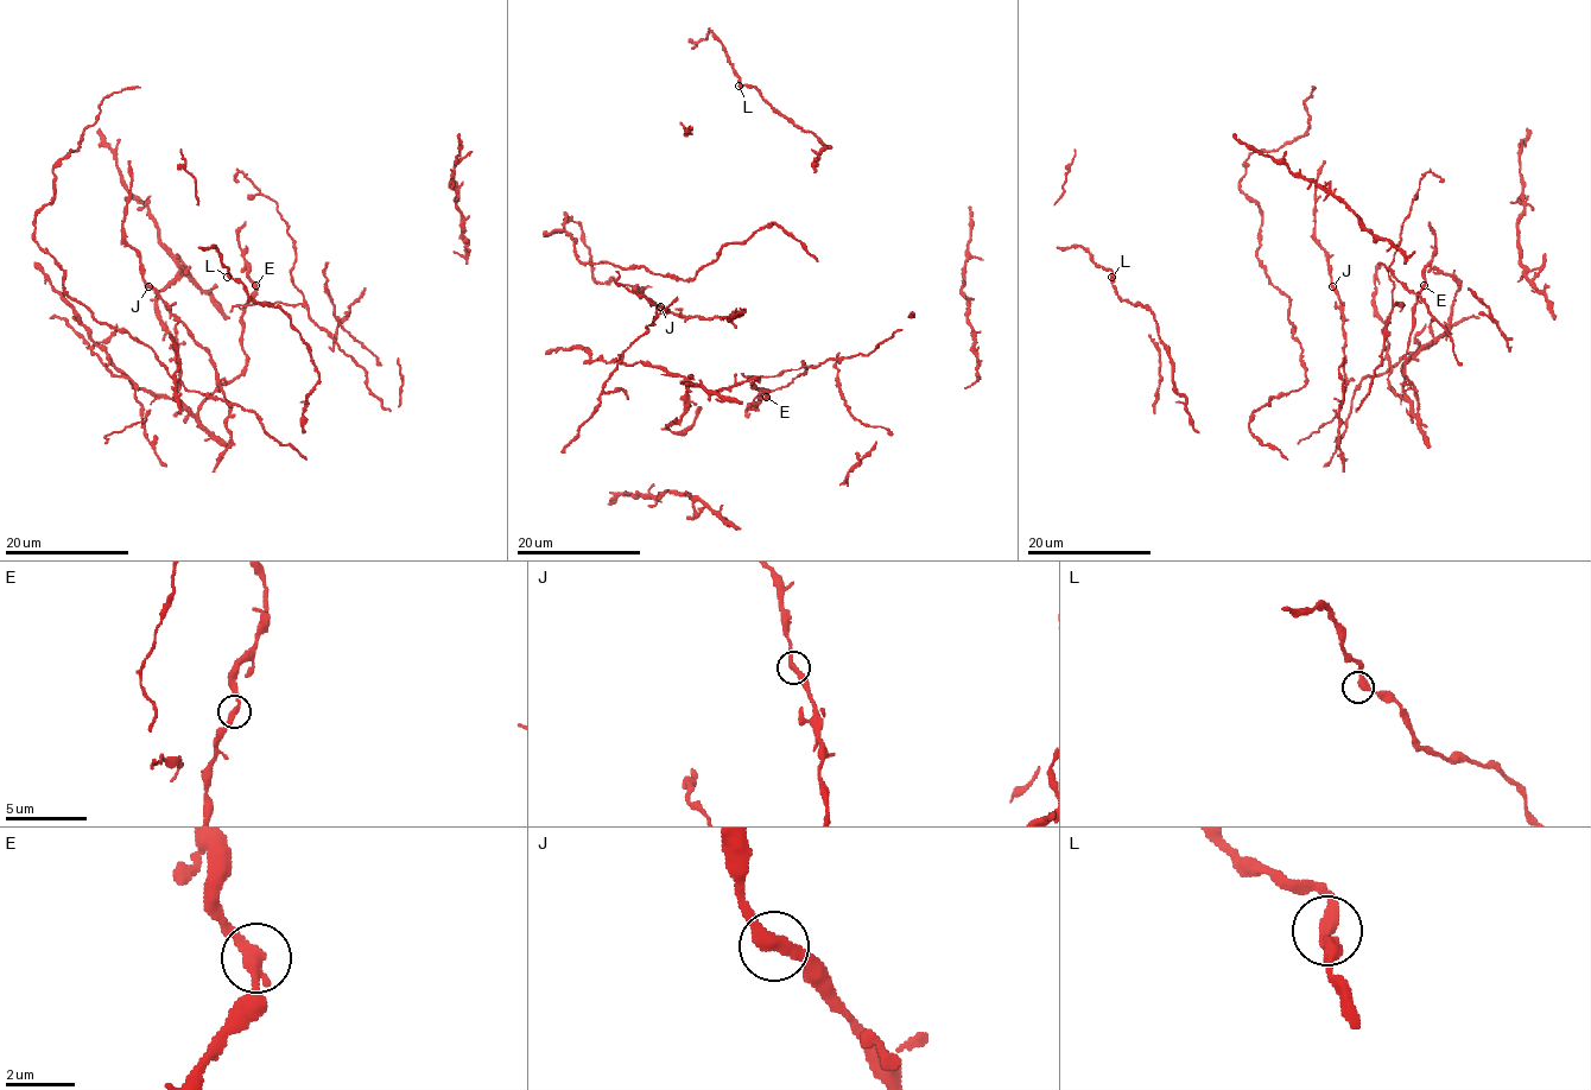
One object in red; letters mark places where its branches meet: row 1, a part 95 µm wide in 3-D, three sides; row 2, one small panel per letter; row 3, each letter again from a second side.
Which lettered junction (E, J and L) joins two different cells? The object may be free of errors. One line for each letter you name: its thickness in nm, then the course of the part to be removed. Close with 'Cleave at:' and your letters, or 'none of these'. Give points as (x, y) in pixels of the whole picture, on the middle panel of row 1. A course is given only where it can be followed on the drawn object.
Cleave at: none of these

